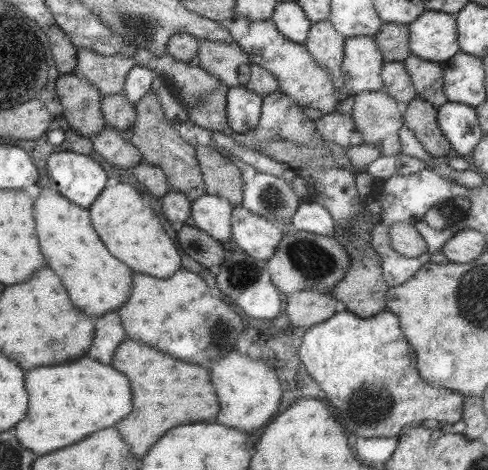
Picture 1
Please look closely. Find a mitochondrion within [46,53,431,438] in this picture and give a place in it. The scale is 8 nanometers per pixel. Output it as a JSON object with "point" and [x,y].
{"point":[375,410]}

